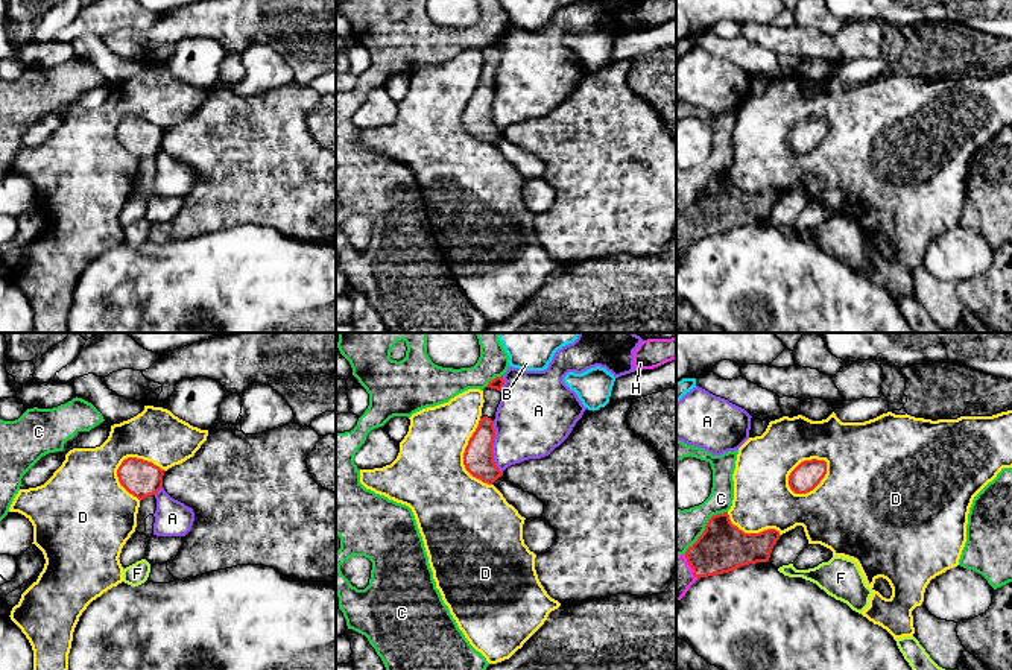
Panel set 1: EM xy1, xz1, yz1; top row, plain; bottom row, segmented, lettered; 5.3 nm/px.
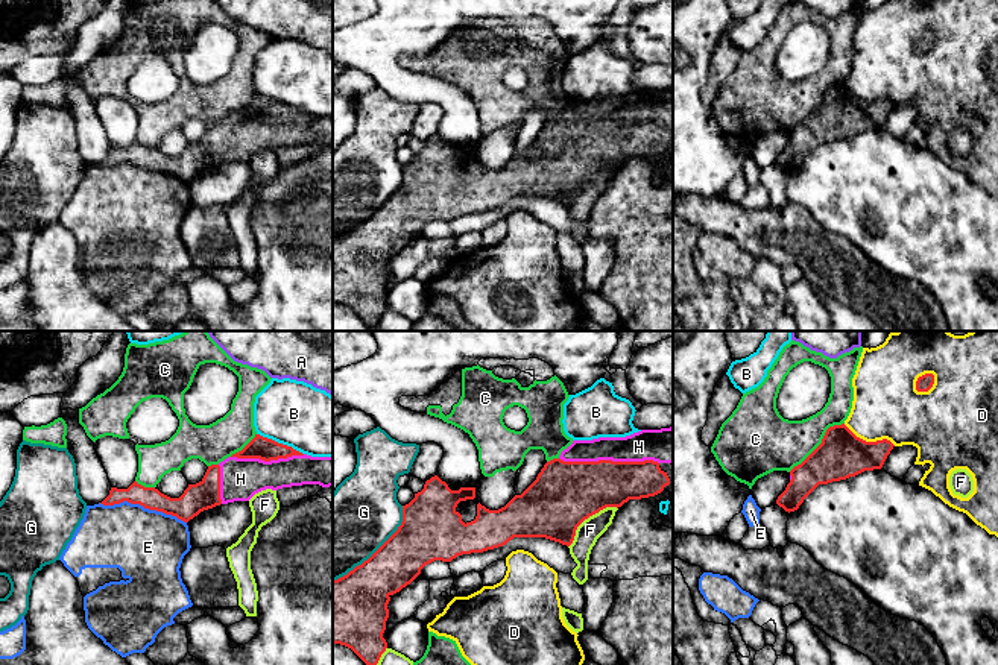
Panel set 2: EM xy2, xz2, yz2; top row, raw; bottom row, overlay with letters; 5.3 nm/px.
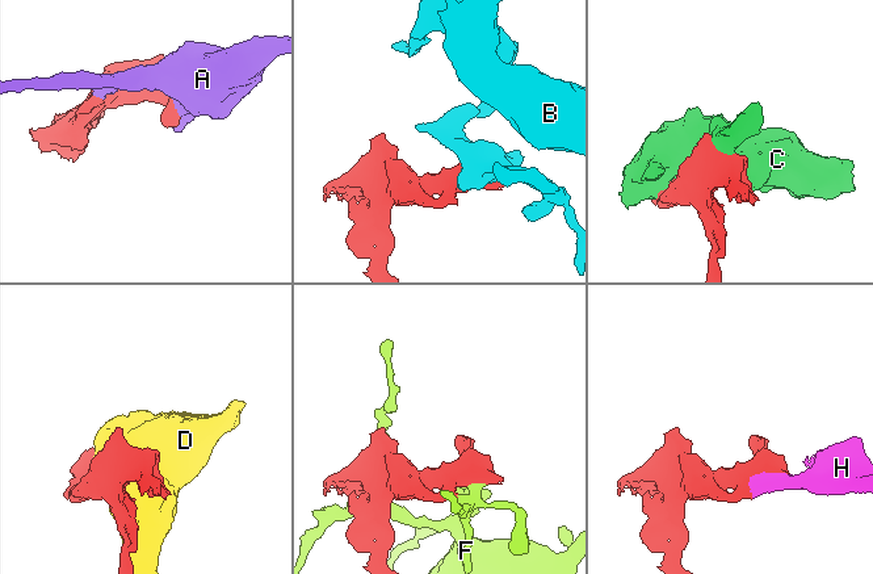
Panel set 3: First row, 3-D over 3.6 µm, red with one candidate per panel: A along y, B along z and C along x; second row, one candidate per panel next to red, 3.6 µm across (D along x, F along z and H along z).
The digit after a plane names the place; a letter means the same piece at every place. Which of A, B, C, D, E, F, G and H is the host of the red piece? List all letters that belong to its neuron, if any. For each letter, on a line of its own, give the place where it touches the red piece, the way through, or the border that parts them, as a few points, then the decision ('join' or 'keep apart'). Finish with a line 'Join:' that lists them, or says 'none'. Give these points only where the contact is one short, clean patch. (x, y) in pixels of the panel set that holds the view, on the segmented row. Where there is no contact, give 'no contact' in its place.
A: meets red in xz1 at (491, 447); keep apart
B: meets red in xy2 at (280, 444); keep apart
C: meets red in yz2 at (821, 444); keep apart
D: meets red in yz1 at (801, 462); keep apart
E: meets red in xy2 at (143, 506); keep apart
F: meets red in xz2 at (587, 518); keep apart
G: meets red in xz2 at (377, 550); keep apart
H: meets red in xz2 at (609, 460); join
Join: H

